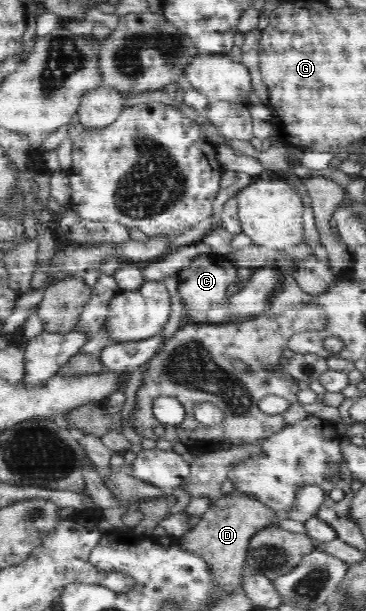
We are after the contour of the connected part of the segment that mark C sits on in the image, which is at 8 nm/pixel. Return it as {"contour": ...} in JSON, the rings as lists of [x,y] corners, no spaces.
{"contour":[[[202,254],[194,257],[188,267],[183,267],[178,273],[178,292],[182,297],[181,302],[185,307],[196,310],[206,310],[208,303],[222,303],[228,295],[228,285],[235,281],[240,282],[237,278],[237,269],[226,255],[221,254]]]}

